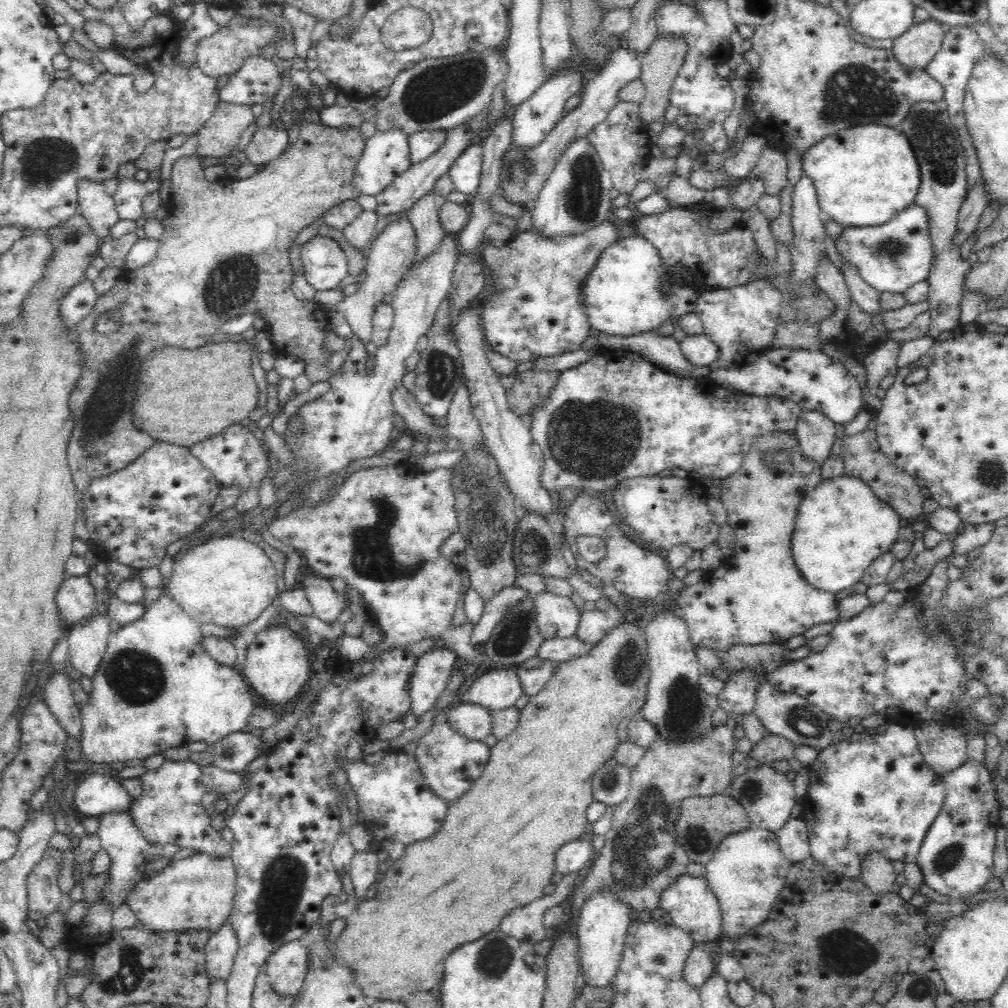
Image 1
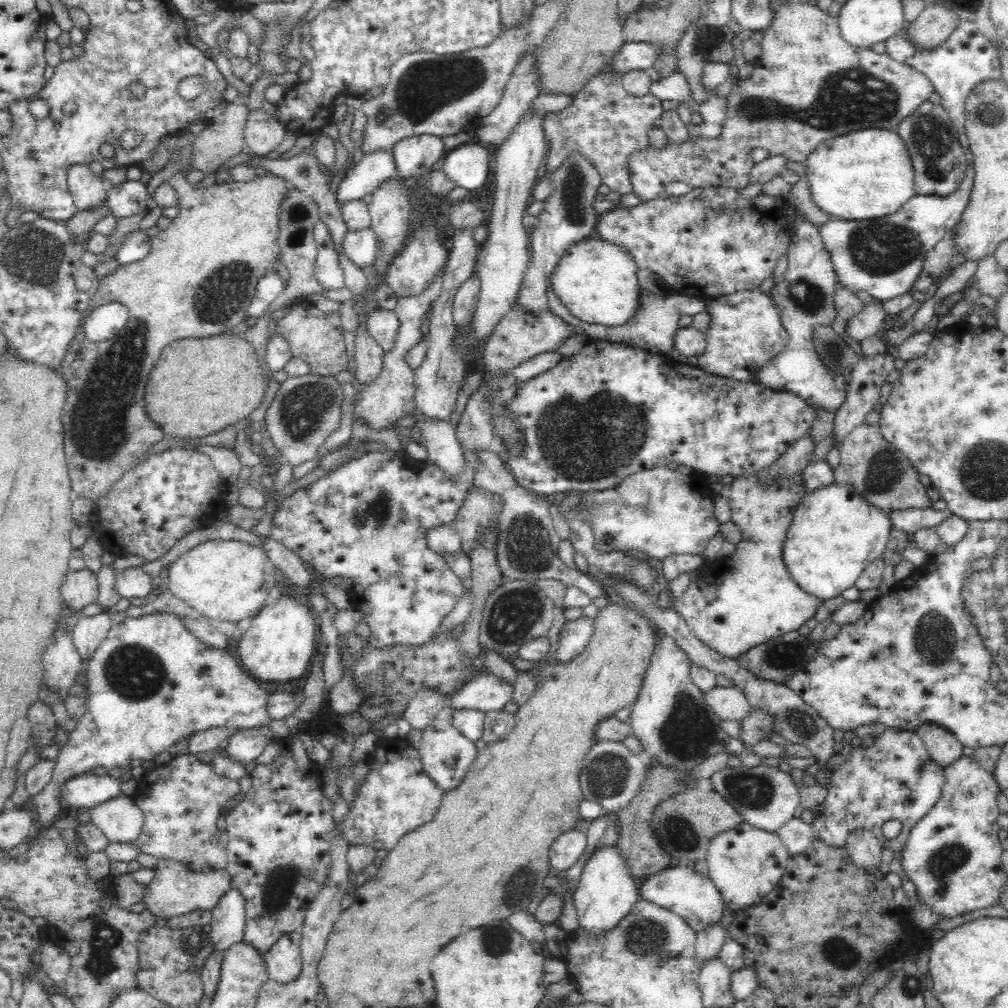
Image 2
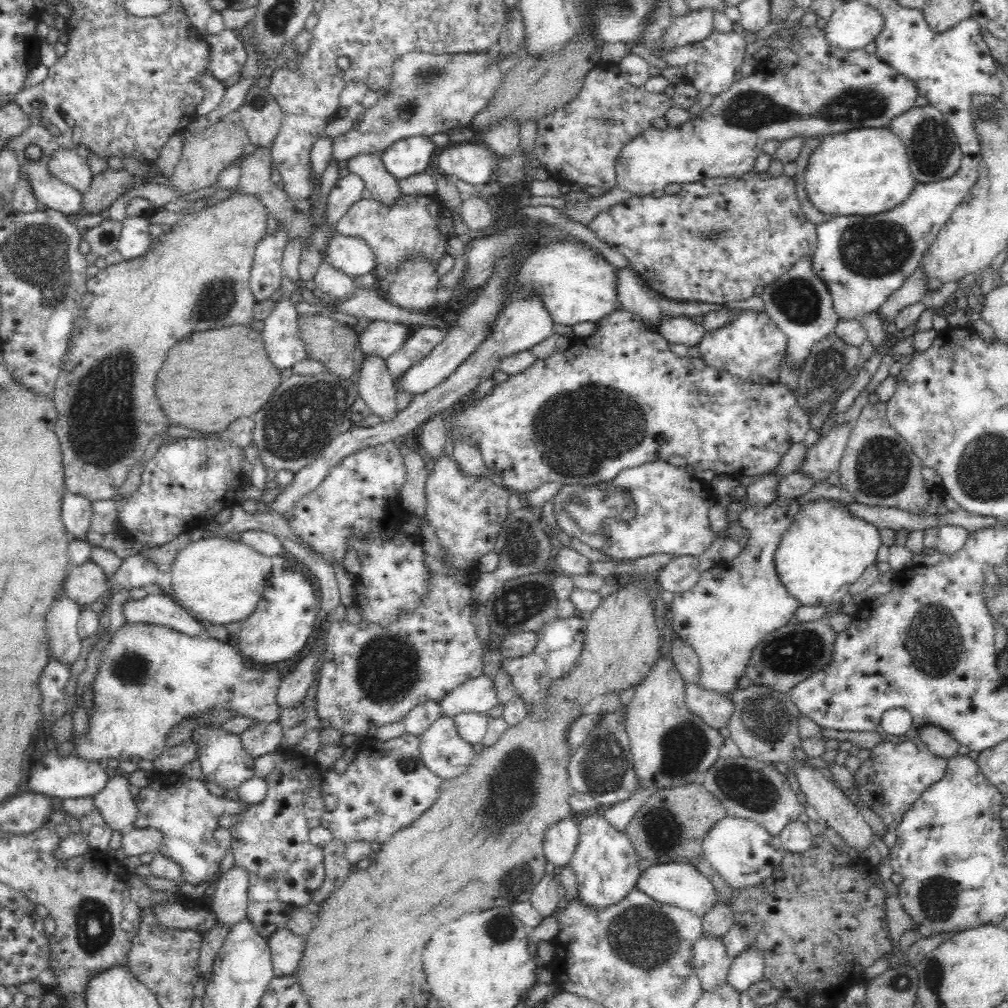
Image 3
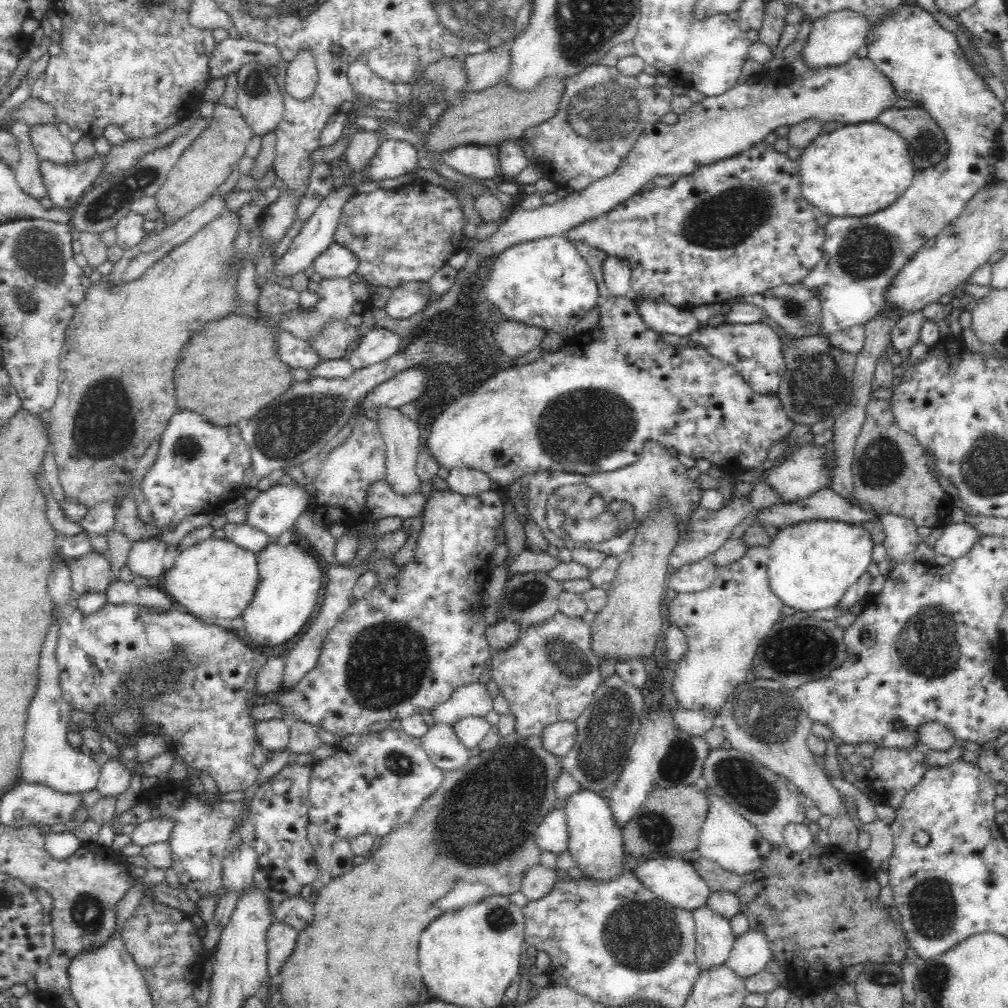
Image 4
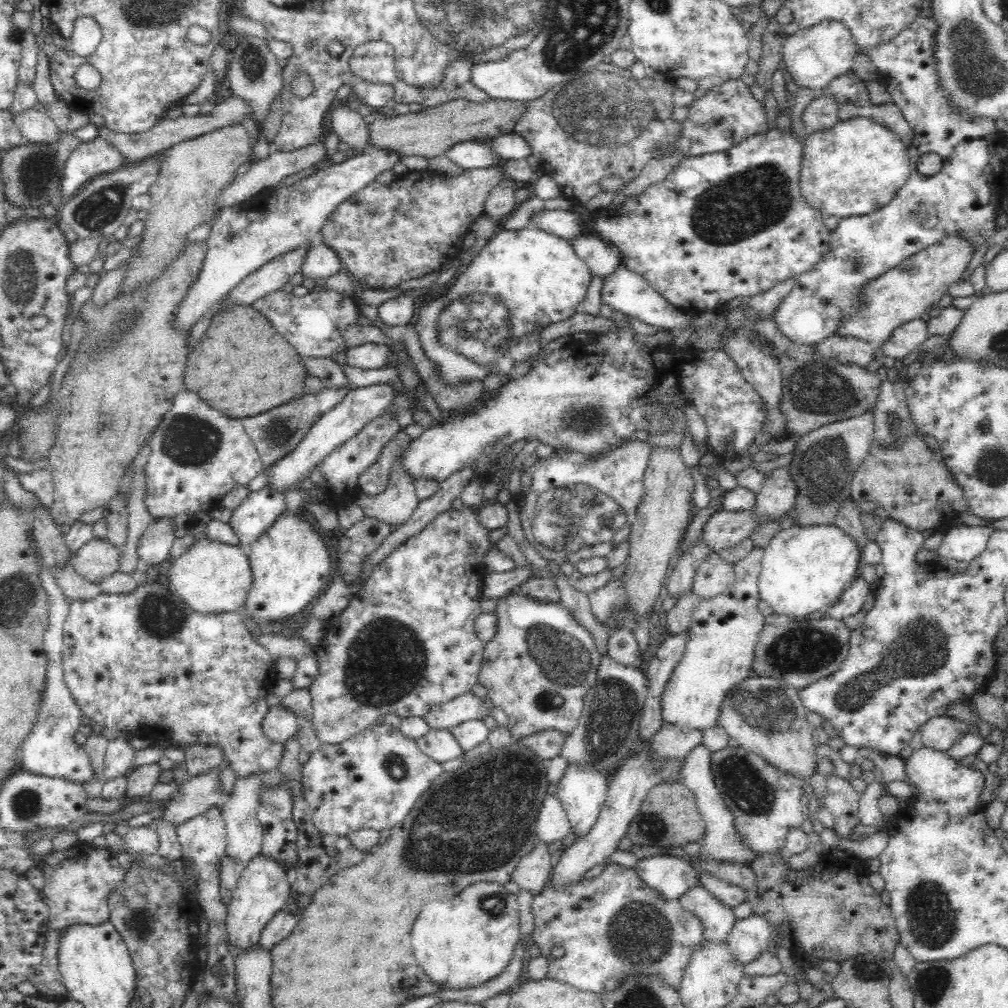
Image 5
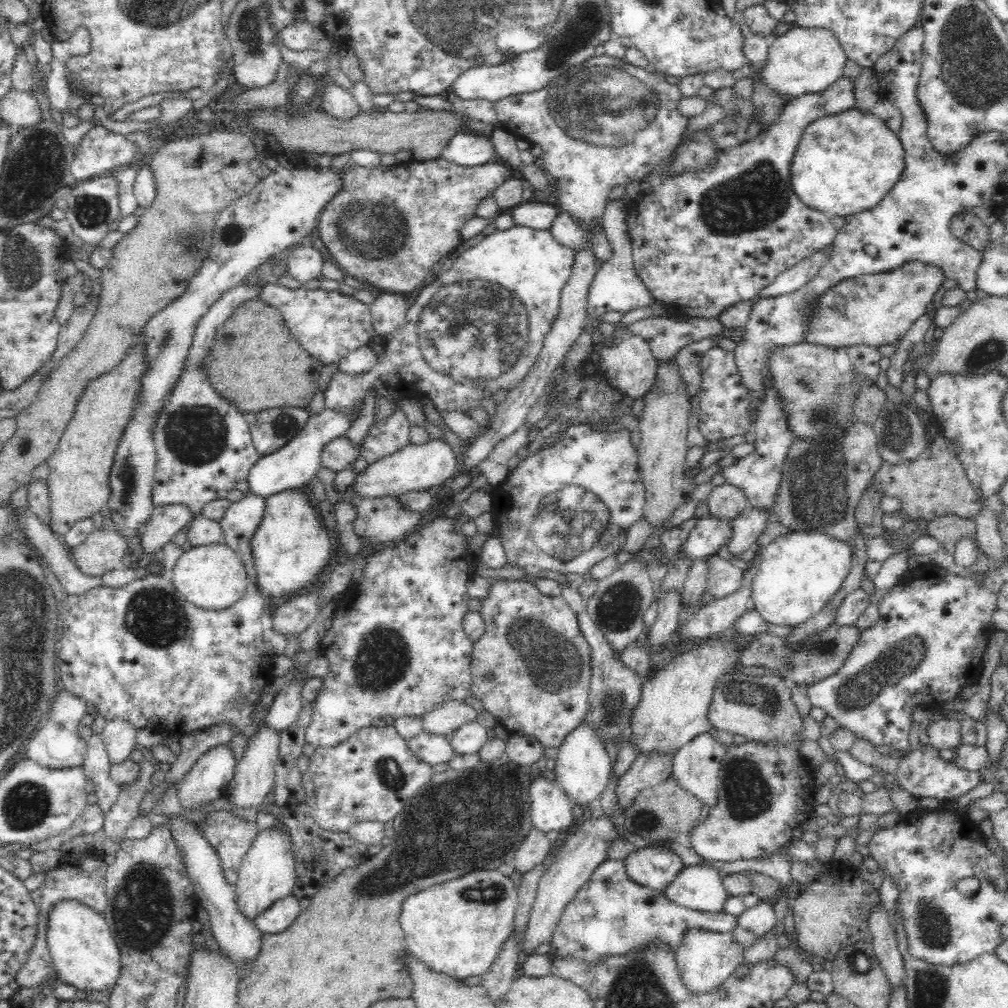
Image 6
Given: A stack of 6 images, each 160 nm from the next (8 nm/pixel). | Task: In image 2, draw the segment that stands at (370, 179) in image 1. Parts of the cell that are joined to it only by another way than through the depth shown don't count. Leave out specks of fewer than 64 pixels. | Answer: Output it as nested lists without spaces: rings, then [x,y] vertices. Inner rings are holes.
[[[390,149],[367,155],[356,166],[350,167],[339,182],[335,192],[338,204],[361,200],[363,196],[372,194],[382,182],[397,176]]]

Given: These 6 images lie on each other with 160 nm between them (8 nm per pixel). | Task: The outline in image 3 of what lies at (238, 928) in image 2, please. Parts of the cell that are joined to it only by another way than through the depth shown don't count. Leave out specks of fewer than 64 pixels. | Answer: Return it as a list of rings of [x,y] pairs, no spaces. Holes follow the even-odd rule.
[[[233,864],[222,874],[211,904],[211,911],[219,922],[231,928],[247,916],[248,887],[249,876],[245,868]]]

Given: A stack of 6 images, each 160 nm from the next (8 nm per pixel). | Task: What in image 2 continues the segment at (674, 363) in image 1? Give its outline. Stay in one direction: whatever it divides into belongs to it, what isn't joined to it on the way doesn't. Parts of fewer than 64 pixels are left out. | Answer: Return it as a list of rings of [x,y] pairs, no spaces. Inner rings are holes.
[[[640,287],[638,296],[639,306],[632,318],[628,318],[626,324],[620,326],[604,326],[604,324],[590,324],[590,322],[580,322],[580,326],[585,330],[585,334],[590,339],[600,339],[606,342],[625,342],[630,346],[637,346],[650,352],[666,354],[674,348],[674,334],[678,330],[678,320],[682,315],[696,315],[706,312],[706,304],[703,299],[695,295],[668,294],[667,296],[653,293]]]

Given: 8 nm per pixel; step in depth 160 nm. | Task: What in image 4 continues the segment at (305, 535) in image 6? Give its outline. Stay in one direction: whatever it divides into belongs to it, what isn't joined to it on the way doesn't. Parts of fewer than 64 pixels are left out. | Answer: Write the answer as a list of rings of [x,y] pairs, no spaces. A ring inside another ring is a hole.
[[[274,540],[257,554],[258,586],[241,614],[244,621],[241,634],[248,644],[271,649],[295,638],[294,634],[304,628],[318,602],[324,578],[320,560],[314,554],[314,549],[306,550],[300,544],[281,546]]]

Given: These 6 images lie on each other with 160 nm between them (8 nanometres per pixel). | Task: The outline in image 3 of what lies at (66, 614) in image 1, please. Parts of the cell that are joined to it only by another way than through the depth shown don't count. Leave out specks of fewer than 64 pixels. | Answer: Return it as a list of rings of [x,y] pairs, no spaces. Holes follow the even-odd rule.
[[[88,559],[83,564],[69,566],[63,590],[70,600],[85,606],[99,600],[102,593],[107,592],[107,582],[102,566]]]

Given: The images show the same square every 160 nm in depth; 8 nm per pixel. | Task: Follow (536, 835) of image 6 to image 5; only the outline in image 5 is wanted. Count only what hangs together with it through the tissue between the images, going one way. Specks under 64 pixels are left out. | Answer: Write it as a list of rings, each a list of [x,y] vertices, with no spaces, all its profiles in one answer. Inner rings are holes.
[[[539,840],[538,844],[518,860],[511,879],[520,889],[539,894],[546,887],[556,855],[553,855],[548,844]]]

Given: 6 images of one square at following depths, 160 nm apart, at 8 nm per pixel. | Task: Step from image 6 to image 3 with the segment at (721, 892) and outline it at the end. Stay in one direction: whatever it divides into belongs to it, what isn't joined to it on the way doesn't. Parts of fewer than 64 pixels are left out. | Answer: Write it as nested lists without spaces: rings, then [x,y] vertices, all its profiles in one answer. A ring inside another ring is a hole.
[[[702,932],[693,944],[693,967],[704,991],[712,991],[727,982],[732,957],[721,938]]]

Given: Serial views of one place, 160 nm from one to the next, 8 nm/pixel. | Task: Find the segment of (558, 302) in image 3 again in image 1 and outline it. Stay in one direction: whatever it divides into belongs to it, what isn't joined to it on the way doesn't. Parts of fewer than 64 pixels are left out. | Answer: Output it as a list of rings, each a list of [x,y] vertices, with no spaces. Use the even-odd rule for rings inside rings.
[[[624,237],[606,246],[600,252],[594,268],[588,270],[586,280],[580,284],[580,300],[588,324],[599,332],[630,336],[654,330],[670,316],[695,312],[698,293],[692,286],[675,285],[668,299],[660,295],[658,278],[666,274],[664,269],[666,267],[660,263],[658,251],[644,237]]]

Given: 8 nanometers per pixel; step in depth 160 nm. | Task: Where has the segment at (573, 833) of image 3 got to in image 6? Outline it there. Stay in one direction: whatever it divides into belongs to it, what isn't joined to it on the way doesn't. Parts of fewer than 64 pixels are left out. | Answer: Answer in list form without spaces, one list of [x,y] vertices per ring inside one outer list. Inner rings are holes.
[[[541,770],[536,775],[530,784],[529,793],[530,818],[538,830],[564,833],[576,822],[572,813],[573,800],[547,772]]]

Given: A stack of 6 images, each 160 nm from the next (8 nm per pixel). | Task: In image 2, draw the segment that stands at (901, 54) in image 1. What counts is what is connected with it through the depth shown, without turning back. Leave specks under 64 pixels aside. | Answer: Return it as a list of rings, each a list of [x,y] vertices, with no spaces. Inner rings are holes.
[[[927,4],[917,19],[910,23],[908,37],[920,49],[932,49],[942,45],[956,29],[959,16],[943,4]]]

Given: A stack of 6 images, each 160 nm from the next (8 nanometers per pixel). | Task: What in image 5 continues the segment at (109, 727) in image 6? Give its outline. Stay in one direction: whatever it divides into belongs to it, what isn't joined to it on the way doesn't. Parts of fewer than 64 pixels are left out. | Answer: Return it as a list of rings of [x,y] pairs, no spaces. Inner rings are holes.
[[[108,734],[103,770],[105,778],[116,778],[128,772],[133,766],[136,751],[126,735]]]

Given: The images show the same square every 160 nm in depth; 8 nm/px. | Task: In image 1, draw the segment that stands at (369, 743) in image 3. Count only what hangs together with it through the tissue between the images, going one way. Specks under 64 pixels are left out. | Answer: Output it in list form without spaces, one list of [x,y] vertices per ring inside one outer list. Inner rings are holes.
[[[390,749],[376,766],[350,762],[346,774],[352,798],[362,809],[372,836],[394,860],[404,854],[408,844],[432,836],[446,816],[447,802],[426,785],[414,754]]]

